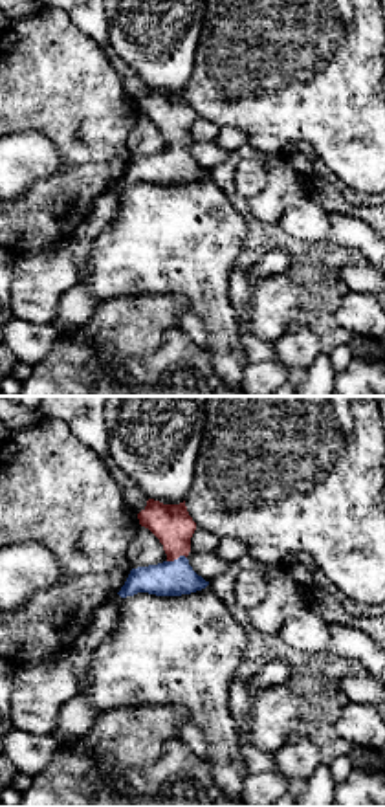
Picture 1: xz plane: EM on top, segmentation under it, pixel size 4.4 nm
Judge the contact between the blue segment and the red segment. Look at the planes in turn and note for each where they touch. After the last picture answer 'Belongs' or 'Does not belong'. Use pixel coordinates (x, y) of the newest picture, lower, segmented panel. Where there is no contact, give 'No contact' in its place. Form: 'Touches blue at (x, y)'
Touches blue at (178, 558)

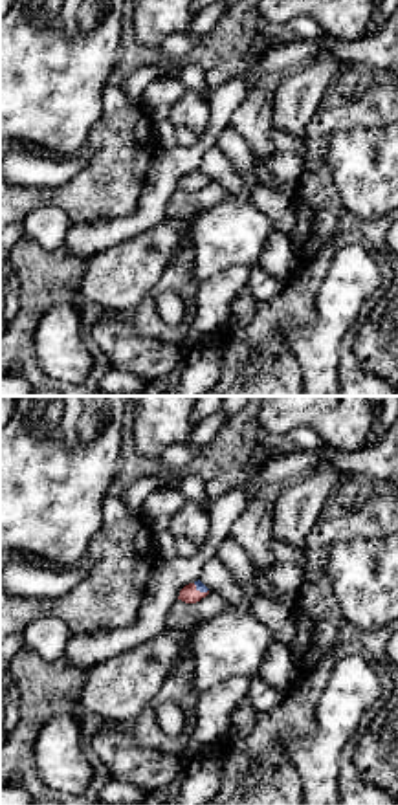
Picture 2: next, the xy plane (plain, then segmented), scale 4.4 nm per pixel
Touches blue at (200, 591)

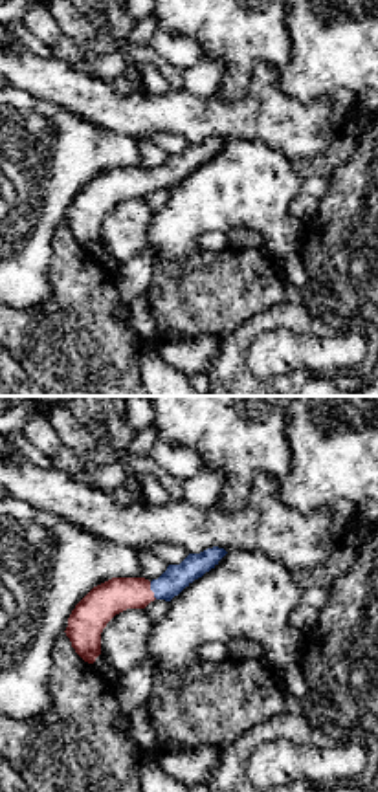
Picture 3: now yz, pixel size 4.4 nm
Touches blue at (153, 591)

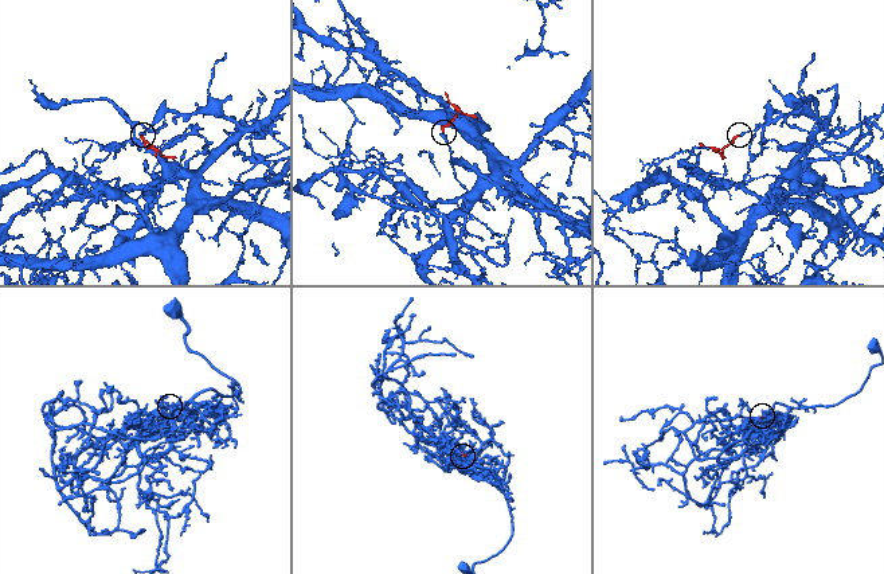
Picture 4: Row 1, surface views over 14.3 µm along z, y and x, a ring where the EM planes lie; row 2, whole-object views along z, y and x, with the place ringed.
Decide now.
Belongs

